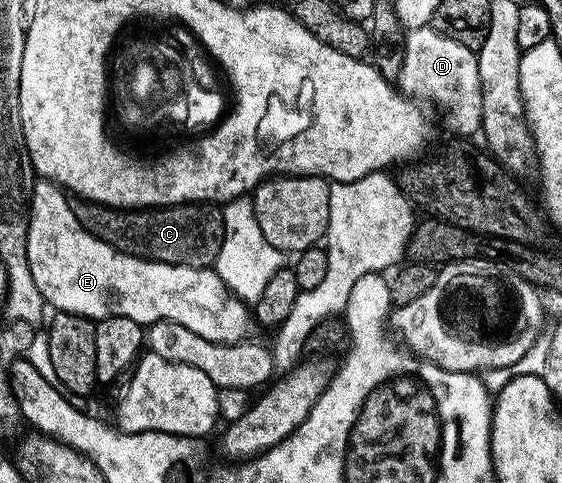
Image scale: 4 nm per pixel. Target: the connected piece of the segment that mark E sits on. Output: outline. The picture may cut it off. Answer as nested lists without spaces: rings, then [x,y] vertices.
[[[35,180],[26,223],[26,259],[32,271],[32,280],[36,287],[40,287],[43,302],[49,308],[51,305],[51,310],[60,313],[75,313],[89,317],[95,323],[103,321],[105,317],[123,317],[143,327],[152,326],[157,321],[175,321],[188,327],[188,331],[196,331],[196,335],[204,339],[225,345],[243,340],[252,326],[251,310],[227,289],[213,268],[197,269],[145,261],[113,249],[80,227],[80,219],[76,219],[71,198],[53,181]]]

